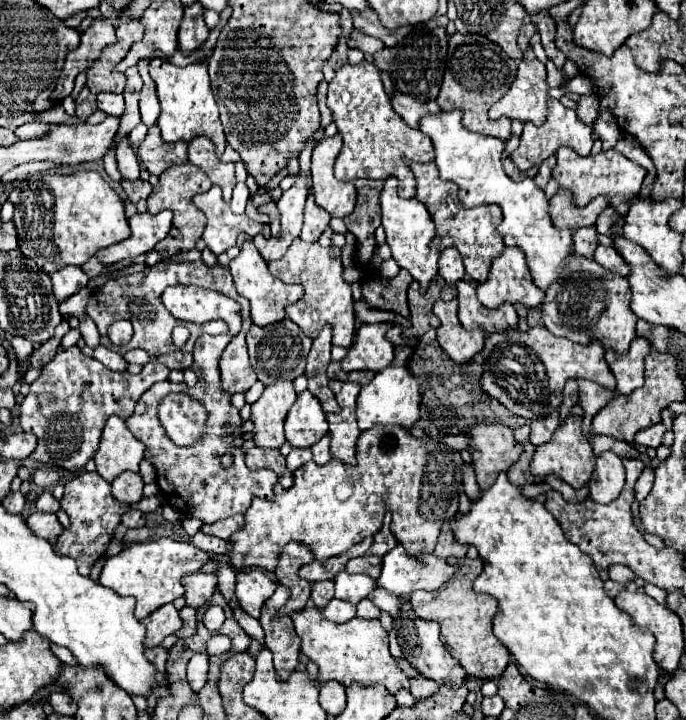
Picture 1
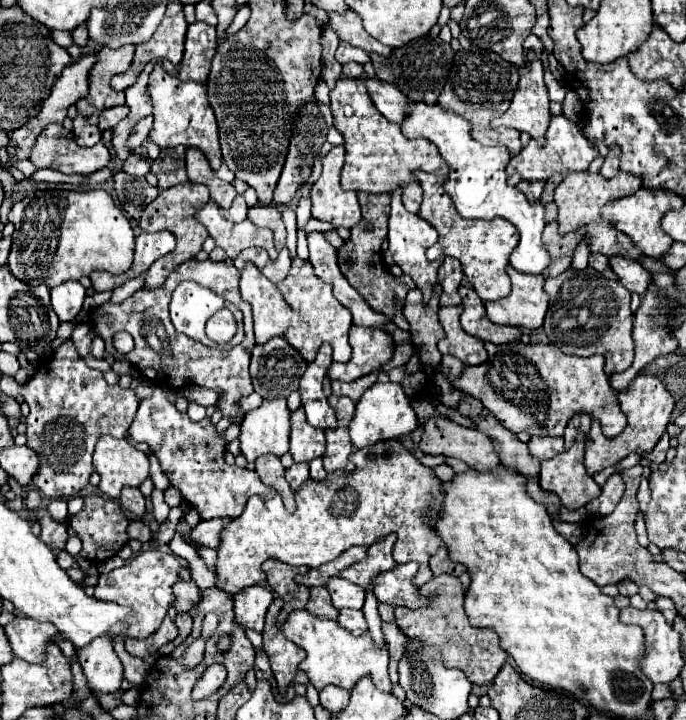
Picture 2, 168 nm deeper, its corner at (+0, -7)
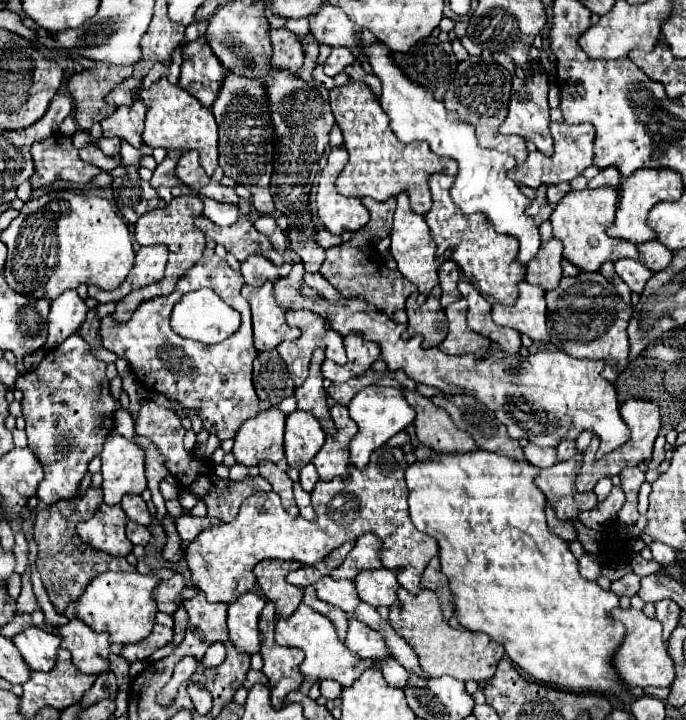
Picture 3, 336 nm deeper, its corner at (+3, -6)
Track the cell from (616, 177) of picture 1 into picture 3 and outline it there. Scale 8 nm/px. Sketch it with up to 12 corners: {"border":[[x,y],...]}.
{"border":[[572,190],[552,212],[564,258],[582,272],[638,258],[606,234],[618,190]]}

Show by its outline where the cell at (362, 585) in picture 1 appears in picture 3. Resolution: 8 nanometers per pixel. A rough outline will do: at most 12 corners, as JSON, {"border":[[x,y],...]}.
{"border":[[320,578],[316,594],[344,612],[354,612],[358,596],[350,580]]}

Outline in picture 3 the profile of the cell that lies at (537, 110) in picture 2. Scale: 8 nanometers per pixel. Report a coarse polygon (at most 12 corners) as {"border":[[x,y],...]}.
{"border":[[514,76],[502,134],[552,156],[548,78]]}

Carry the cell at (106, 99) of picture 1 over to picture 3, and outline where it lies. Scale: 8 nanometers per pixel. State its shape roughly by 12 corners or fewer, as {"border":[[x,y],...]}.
{"border":[[132,106],[116,108],[102,124],[106,138],[118,138],[140,148],[144,108]]}

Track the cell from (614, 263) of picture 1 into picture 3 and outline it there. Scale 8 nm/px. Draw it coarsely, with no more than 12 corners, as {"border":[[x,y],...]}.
{"border":[[638,260],[614,262],[616,274],[638,294],[652,272]]}

